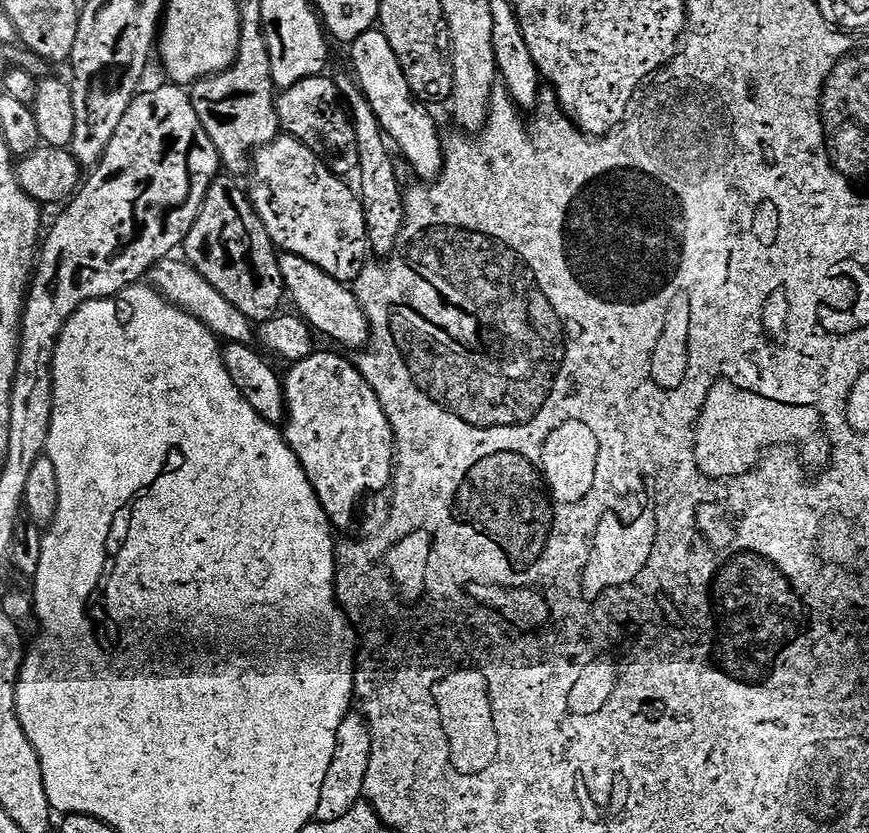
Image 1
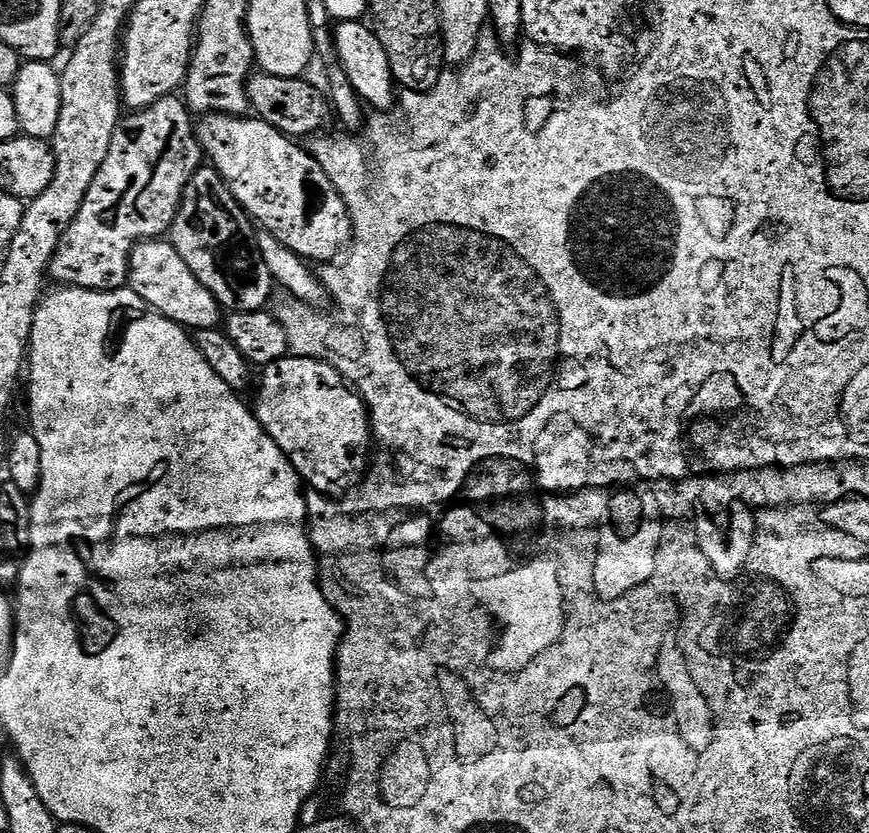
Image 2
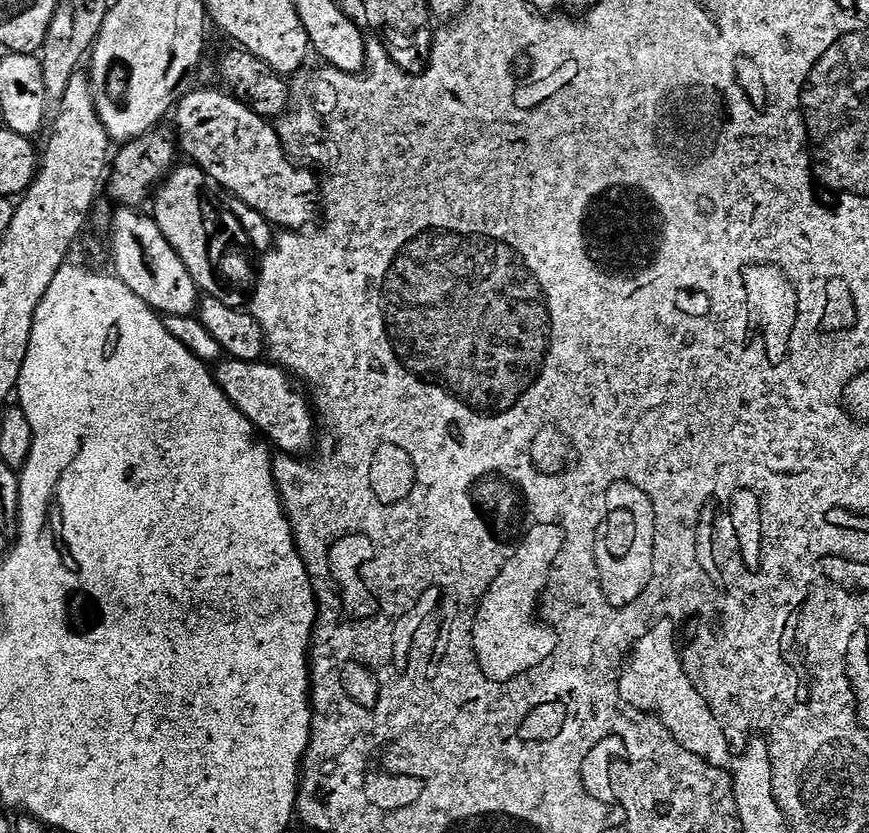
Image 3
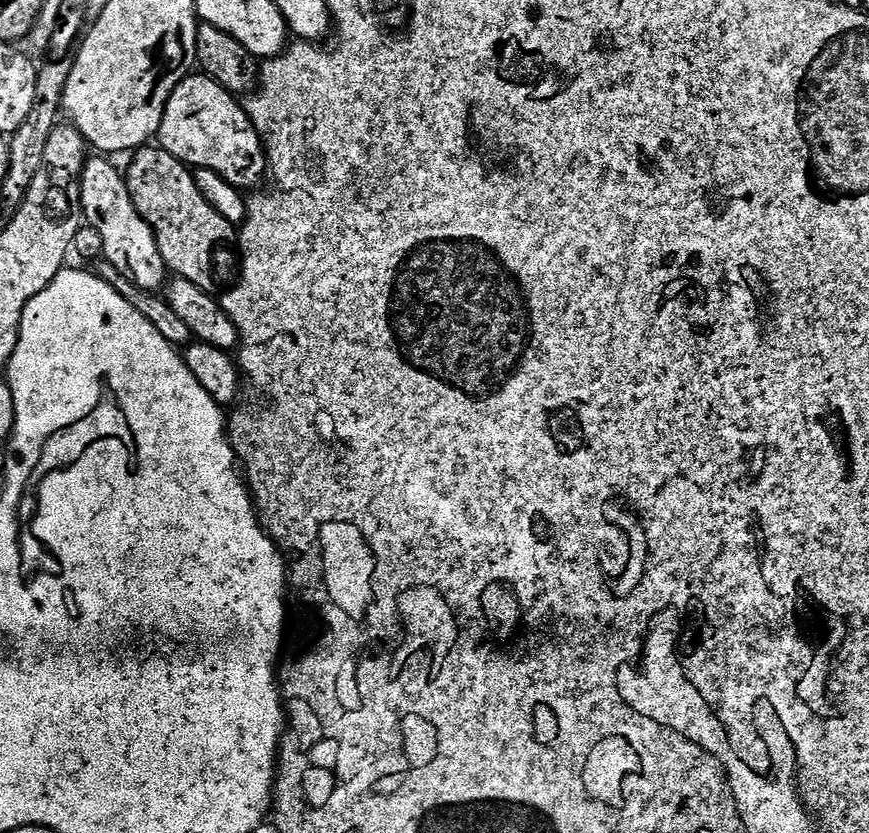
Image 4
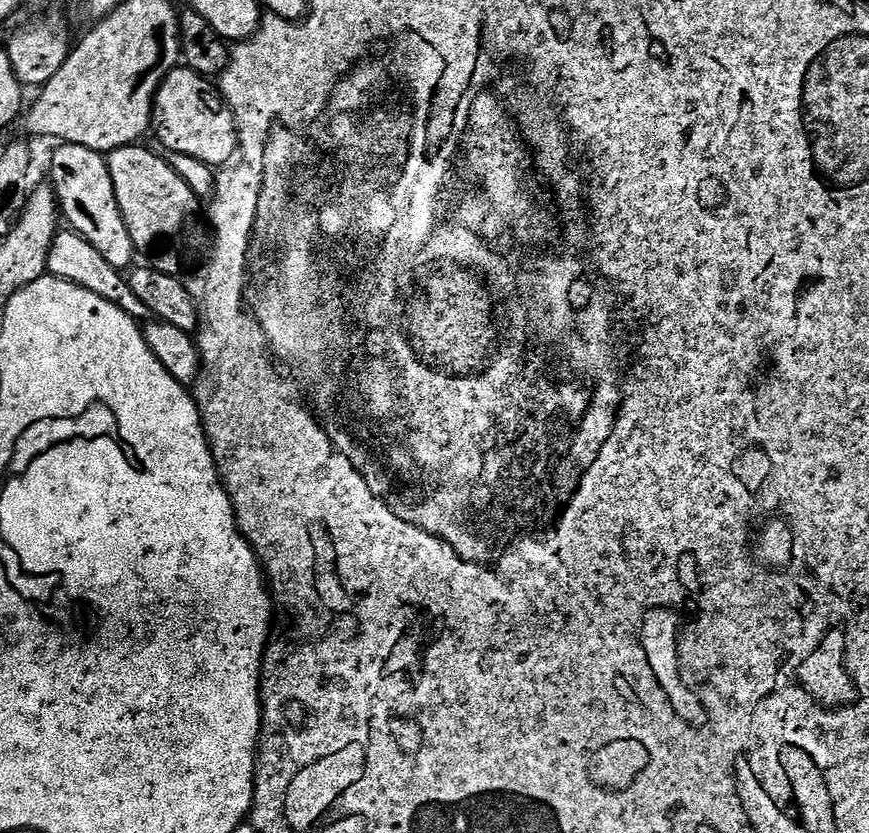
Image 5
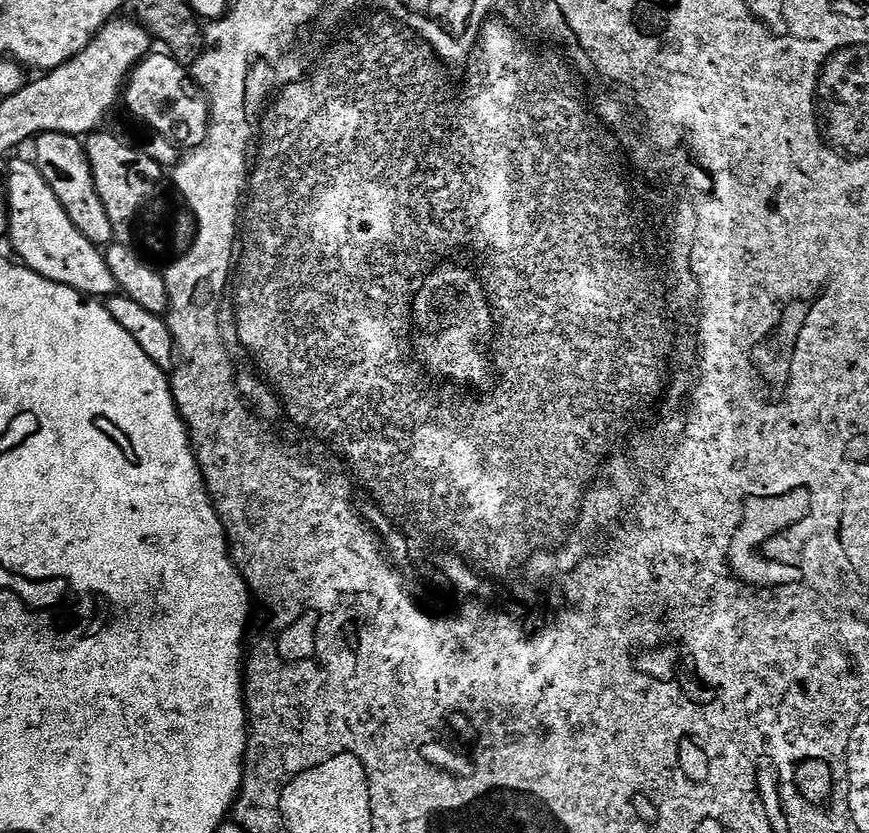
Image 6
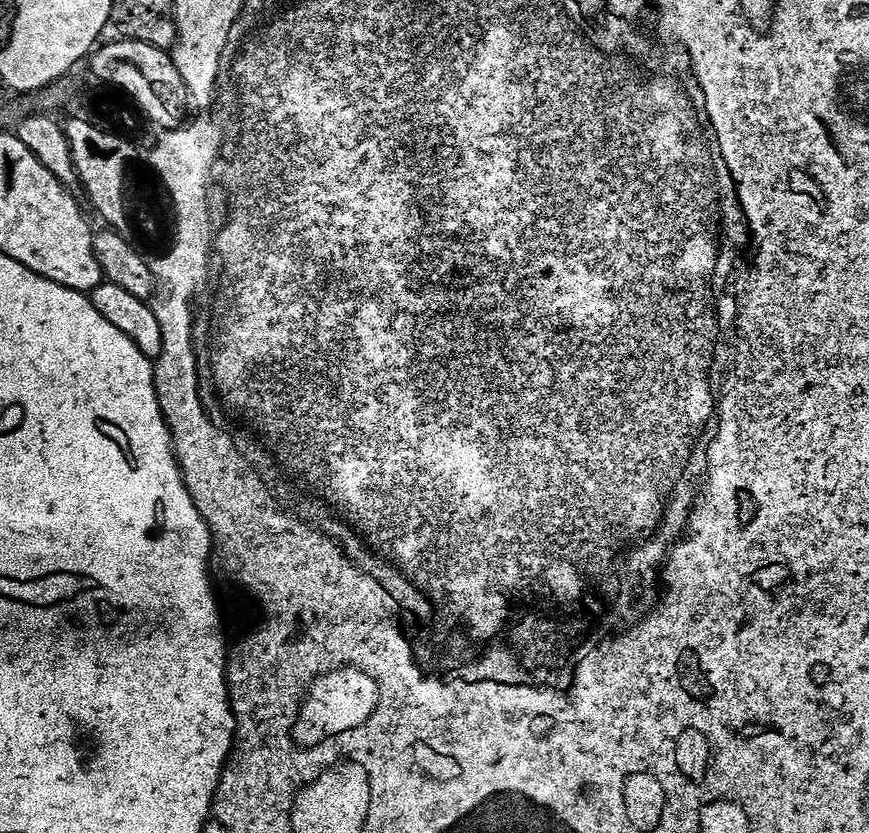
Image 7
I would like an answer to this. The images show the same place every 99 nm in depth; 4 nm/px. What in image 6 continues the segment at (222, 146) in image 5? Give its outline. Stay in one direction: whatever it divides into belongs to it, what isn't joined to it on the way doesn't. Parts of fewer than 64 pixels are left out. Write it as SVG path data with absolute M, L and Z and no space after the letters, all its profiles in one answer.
M153 51L136 65L128 78L122 100L142 123L149 124L152 132L162 134L181 149L197 148L208 136L210 109L200 85L192 79L185 65L163 51Z

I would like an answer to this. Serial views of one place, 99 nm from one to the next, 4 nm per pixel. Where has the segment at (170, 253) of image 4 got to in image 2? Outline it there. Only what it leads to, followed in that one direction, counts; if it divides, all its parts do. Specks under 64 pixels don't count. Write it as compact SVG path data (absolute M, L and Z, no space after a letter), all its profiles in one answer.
M202 166L186 186L170 229L170 243L182 254L182 262L190 266L194 278L214 294L221 309L259 312L267 309L273 299L274 281L256 244L256 233L252 217L234 198L220 171Z

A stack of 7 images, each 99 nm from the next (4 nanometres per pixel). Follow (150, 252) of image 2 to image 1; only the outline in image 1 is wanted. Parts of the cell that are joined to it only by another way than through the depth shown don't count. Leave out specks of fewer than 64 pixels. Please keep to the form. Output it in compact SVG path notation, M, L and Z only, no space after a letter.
M176 259L159 260L153 265L150 271L151 287L155 288L168 303L175 304L183 312L189 312L194 318L201 320L221 341L230 344L249 343L248 335L251 332L253 335L254 328L248 316L242 314L238 306L226 302L226 298L222 298L222 294L218 294L218 290L214 290L214 286L210 286L210 282L206 282L206 278L202 278L202 274L198 274L198 270L193 268L187 259Z

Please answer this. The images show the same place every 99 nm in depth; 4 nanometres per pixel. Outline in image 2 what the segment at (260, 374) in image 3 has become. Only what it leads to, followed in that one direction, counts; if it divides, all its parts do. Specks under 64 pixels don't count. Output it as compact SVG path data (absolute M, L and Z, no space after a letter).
M289 354L278 362L263 365L261 372L264 373L260 376L260 389L256 392L254 403L256 421L263 426L266 434L270 434L270 438L274 438L282 454L286 454L301 481L311 491L329 498L347 496L364 479L370 464L370 449L374 444L372 422L364 399L359 392L349 387L337 368L325 360Z

